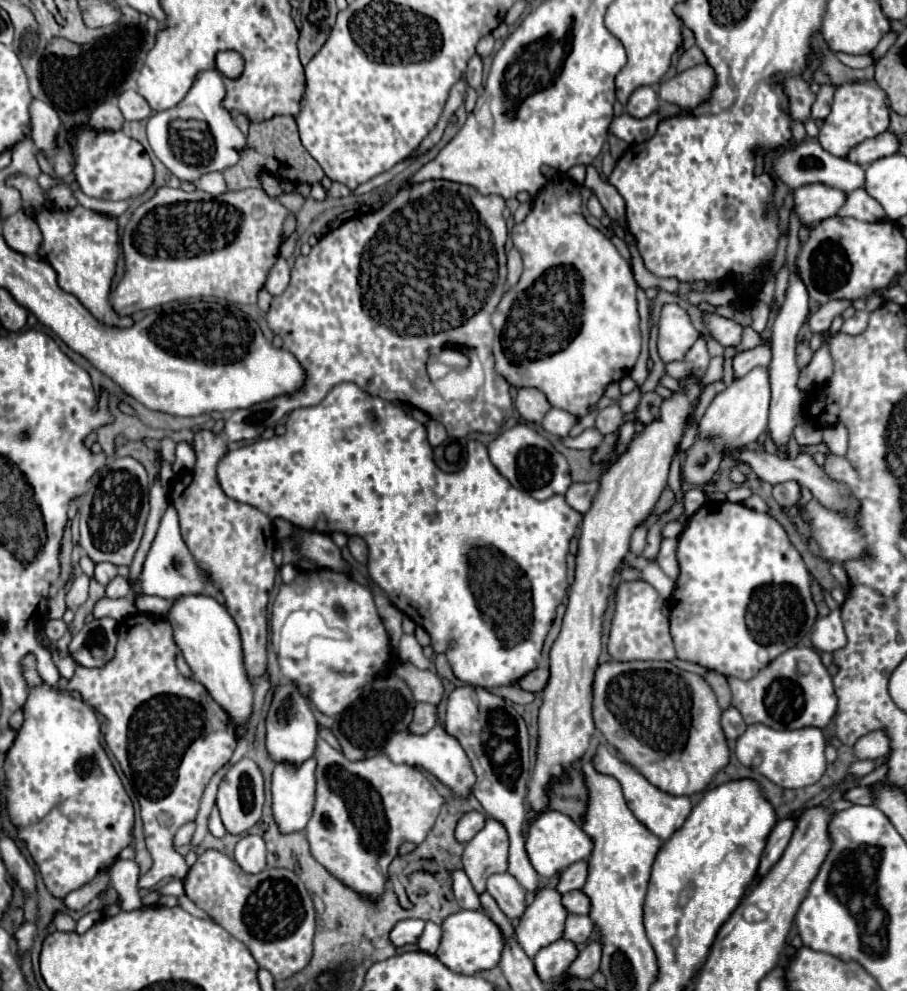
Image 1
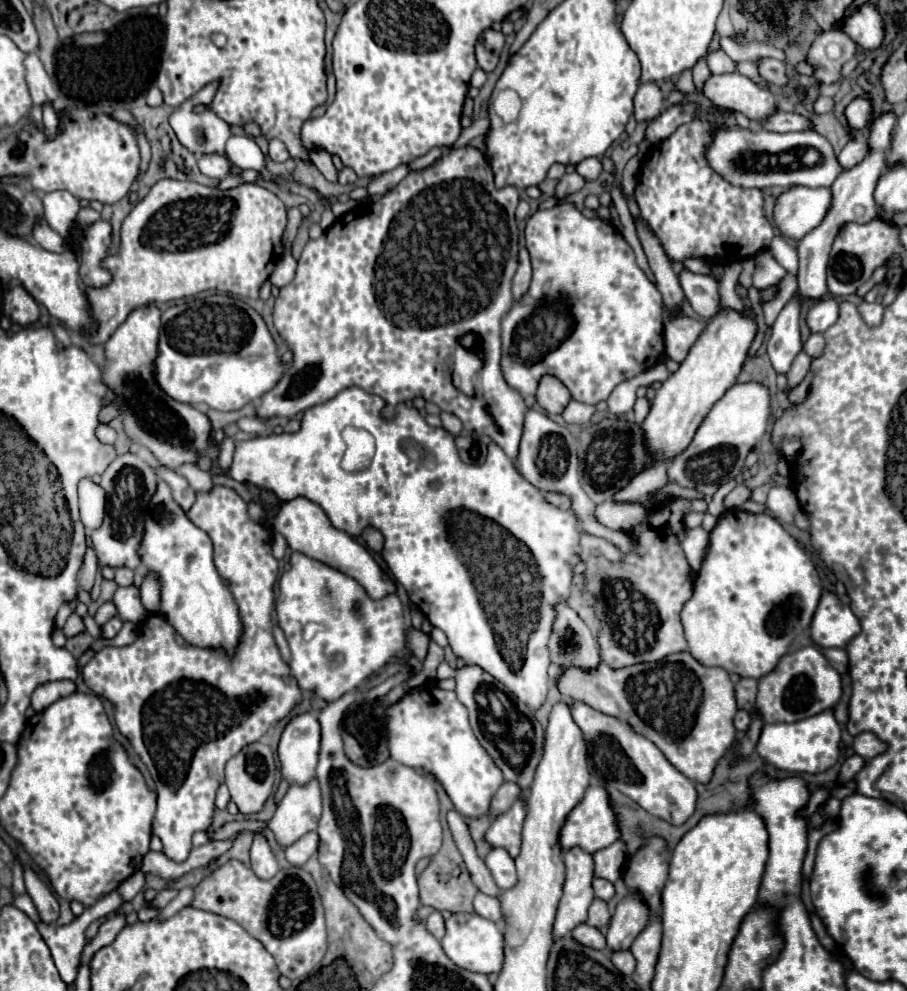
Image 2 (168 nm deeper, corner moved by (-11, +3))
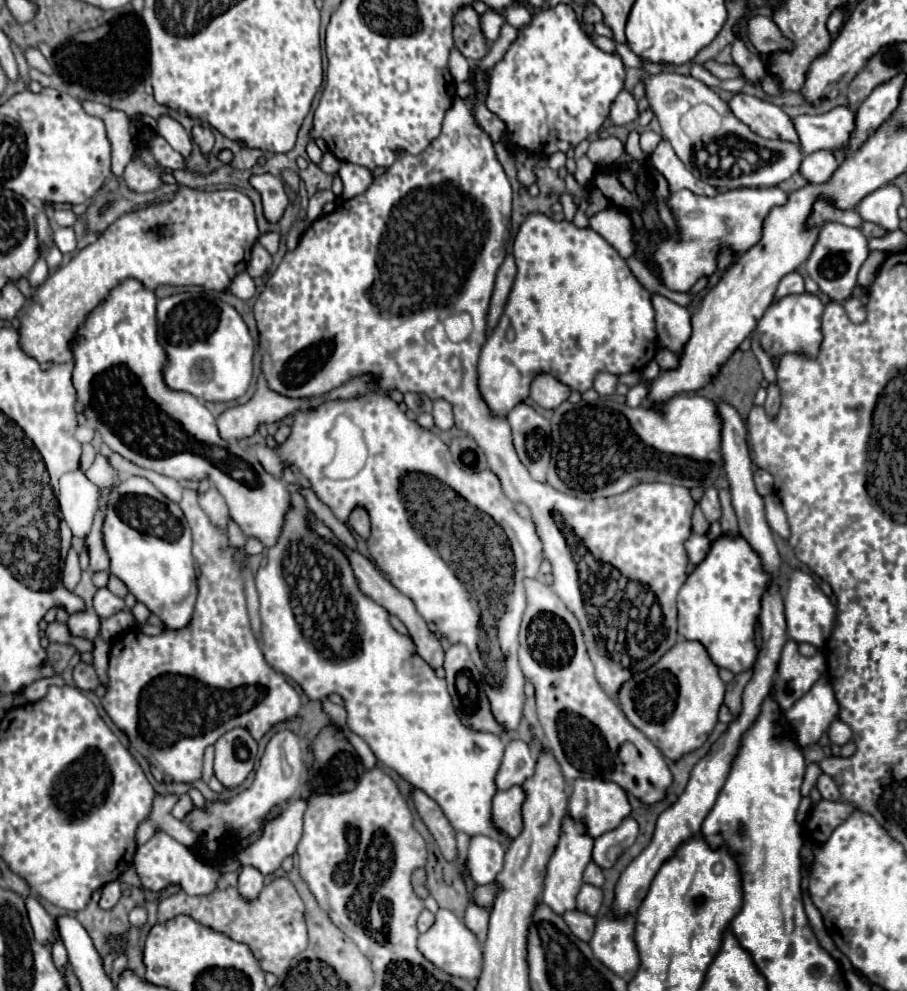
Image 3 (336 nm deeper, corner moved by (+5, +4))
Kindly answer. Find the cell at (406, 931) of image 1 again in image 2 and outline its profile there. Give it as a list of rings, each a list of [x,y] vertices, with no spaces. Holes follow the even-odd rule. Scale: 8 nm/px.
[[[432,912],[432,914],[428,916],[426,928],[428,928],[428,932],[432,932],[438,940],[444,936],[444,920],[442,920],[440,912]]]

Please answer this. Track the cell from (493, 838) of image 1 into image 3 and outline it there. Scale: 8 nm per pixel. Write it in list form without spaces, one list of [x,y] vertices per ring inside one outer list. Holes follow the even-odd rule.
[[[516,785],[508,791],[498,791],[494,795],[494,823],[498,829],[508,833],[510,837],[520,835],[522,823],[522,803],[524,803],[524,787]]]

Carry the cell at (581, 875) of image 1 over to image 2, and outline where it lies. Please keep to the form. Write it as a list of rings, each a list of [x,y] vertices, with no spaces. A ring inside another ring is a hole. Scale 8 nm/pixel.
[[[614,842],[608,848],[594,852],[592,858],[594,858],[594,876],[604,878],[608,882],[616,882],[622,878],[628,852],[624,842]]]

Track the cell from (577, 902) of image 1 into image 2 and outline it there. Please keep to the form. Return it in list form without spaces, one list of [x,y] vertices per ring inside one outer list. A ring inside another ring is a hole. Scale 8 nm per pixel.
[[[596,878],[596,880],[592,882],[592,888],[594,888],[594,896],[596,896],[598,900],[608,902],[608,900],[614,896],[614,886],[612,886],[608,880]]]

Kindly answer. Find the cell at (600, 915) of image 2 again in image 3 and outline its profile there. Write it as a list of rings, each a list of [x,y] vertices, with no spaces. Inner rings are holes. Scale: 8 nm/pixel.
[[[584,883],[576,895],[576,907],[588,915],[596,915],[602,905],[602,889]]]

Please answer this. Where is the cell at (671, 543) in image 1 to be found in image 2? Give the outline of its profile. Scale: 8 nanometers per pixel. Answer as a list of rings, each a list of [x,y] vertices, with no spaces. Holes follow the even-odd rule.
[[[702,528],[688,530],[682,540],[682,550],[684,550],[684,556],[686,556],[692,572],[696,572],[700,568],[700,562],[702,562],[706,550],[708,550],[708,532]]]

